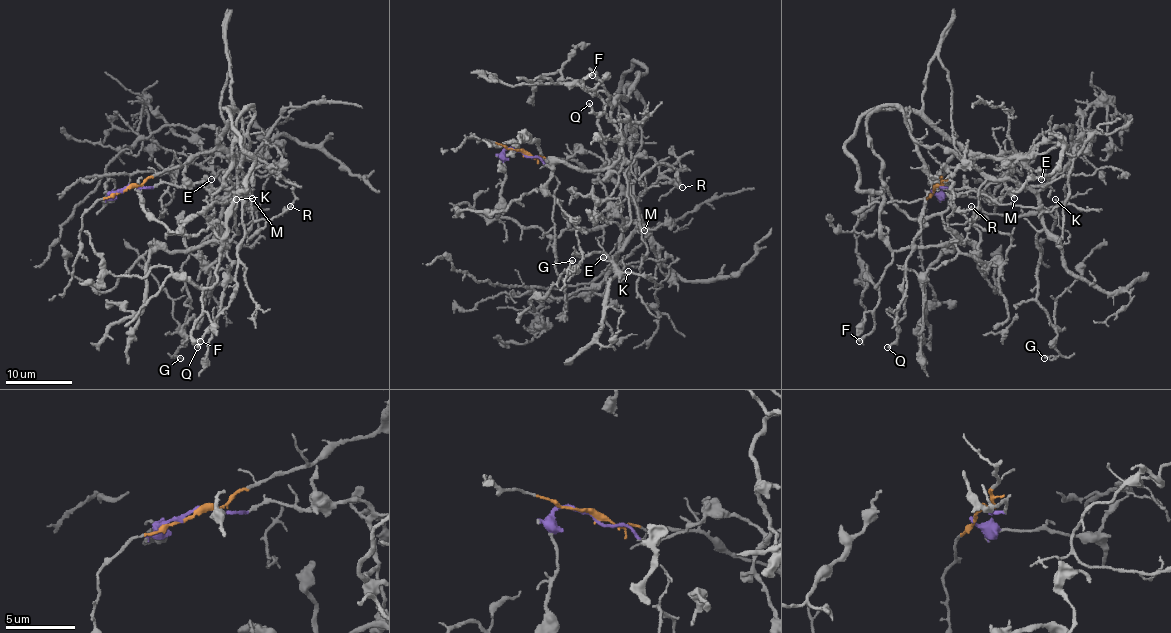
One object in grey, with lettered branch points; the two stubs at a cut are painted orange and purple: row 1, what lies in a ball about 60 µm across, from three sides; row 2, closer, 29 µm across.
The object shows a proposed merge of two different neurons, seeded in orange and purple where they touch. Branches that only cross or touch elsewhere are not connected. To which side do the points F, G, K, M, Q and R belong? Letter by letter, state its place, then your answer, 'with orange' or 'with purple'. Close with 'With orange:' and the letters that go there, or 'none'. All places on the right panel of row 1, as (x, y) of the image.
F: place (859, 341); with orange
G: place (1044, 358); with purple
K: place (1055, 199); with purple
M: place (1014, 198); with purple
Q: place (887, 347); with orange
R: place (971, 206); with purple
With orange: F, Q

